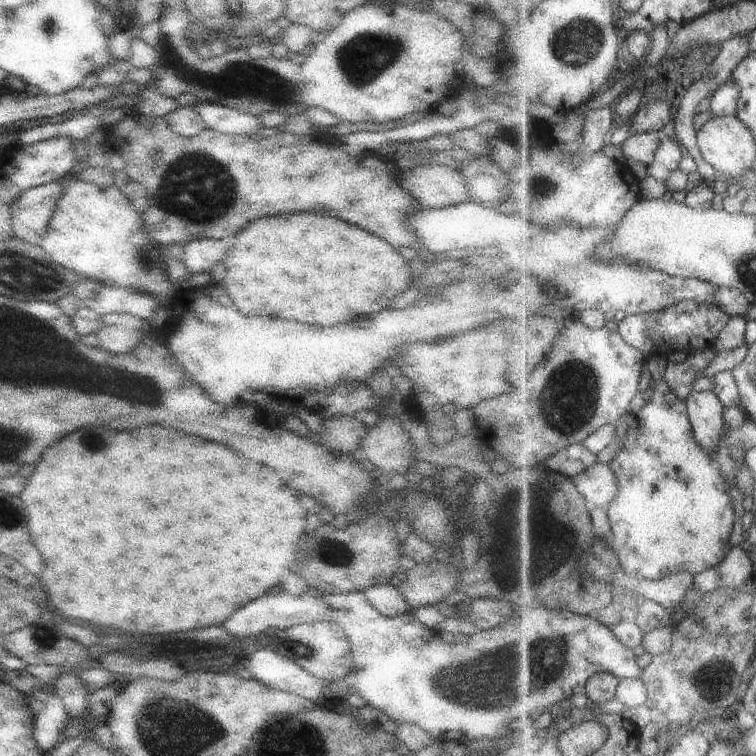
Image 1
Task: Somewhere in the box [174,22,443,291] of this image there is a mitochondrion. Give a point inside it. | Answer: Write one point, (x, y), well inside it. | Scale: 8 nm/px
(362, 57)

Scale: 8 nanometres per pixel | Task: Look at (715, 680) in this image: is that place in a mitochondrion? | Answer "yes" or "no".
yes

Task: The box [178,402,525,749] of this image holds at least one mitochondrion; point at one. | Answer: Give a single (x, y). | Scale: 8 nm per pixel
(483, 685)

